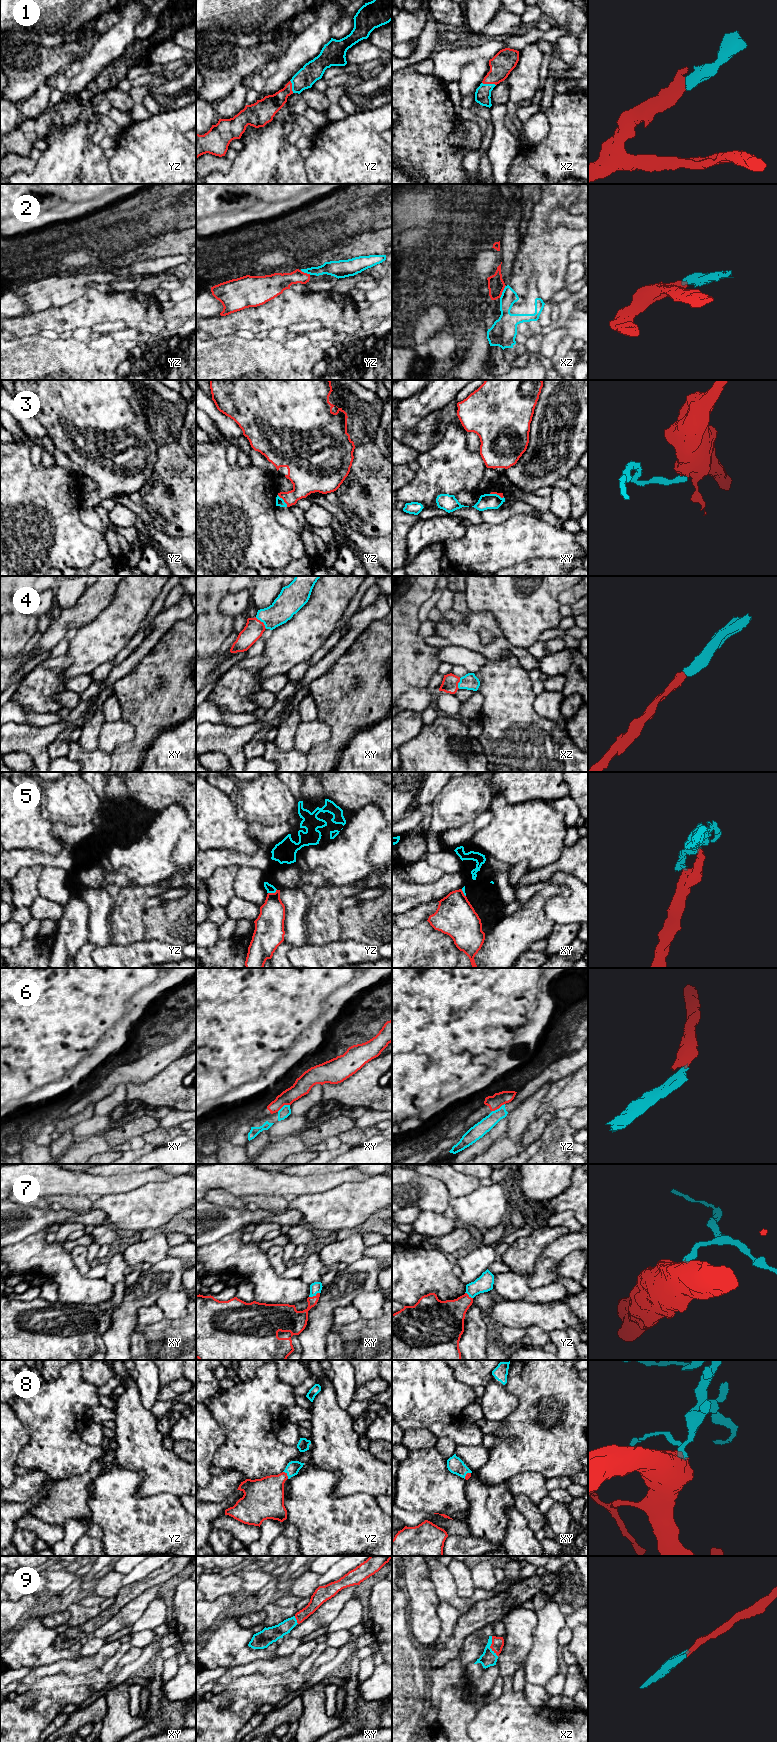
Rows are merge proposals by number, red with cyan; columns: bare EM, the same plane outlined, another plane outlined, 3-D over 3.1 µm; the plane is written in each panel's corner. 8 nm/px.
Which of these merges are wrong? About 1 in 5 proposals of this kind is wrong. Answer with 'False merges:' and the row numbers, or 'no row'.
False merges: 2, 5, 6

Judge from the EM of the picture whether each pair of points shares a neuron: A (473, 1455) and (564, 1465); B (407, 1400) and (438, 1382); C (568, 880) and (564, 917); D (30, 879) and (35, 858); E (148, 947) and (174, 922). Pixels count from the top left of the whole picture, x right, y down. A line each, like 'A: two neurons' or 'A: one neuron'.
A: two neurons
B: one neuron
C: one neuron
D: two neurons
E: two neurons

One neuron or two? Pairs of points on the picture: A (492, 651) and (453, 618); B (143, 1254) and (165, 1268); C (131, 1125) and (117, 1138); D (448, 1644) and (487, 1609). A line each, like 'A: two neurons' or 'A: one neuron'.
A: one neuron
B: two neurons
C: one neuron
D: one neuron

